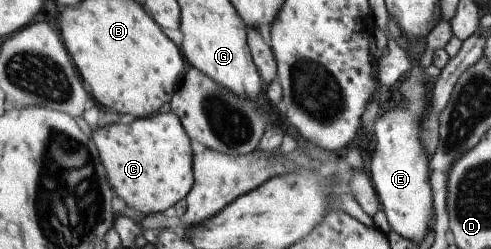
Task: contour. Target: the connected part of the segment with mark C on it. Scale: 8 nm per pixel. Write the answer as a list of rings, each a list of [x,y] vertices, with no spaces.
[[[176,112],[158,113],[139,117],[130,124],[109,124],[103,127],[92,128],[88,126],[92,139],[100,149],[102,159],[107,171],[111,186],[116,186],[117,195],[126,205],[144,216],[152,213],[164,213],[166,209],[174,207],[195,186],[194,157],[198,146],[188,135],[183,121]]]

